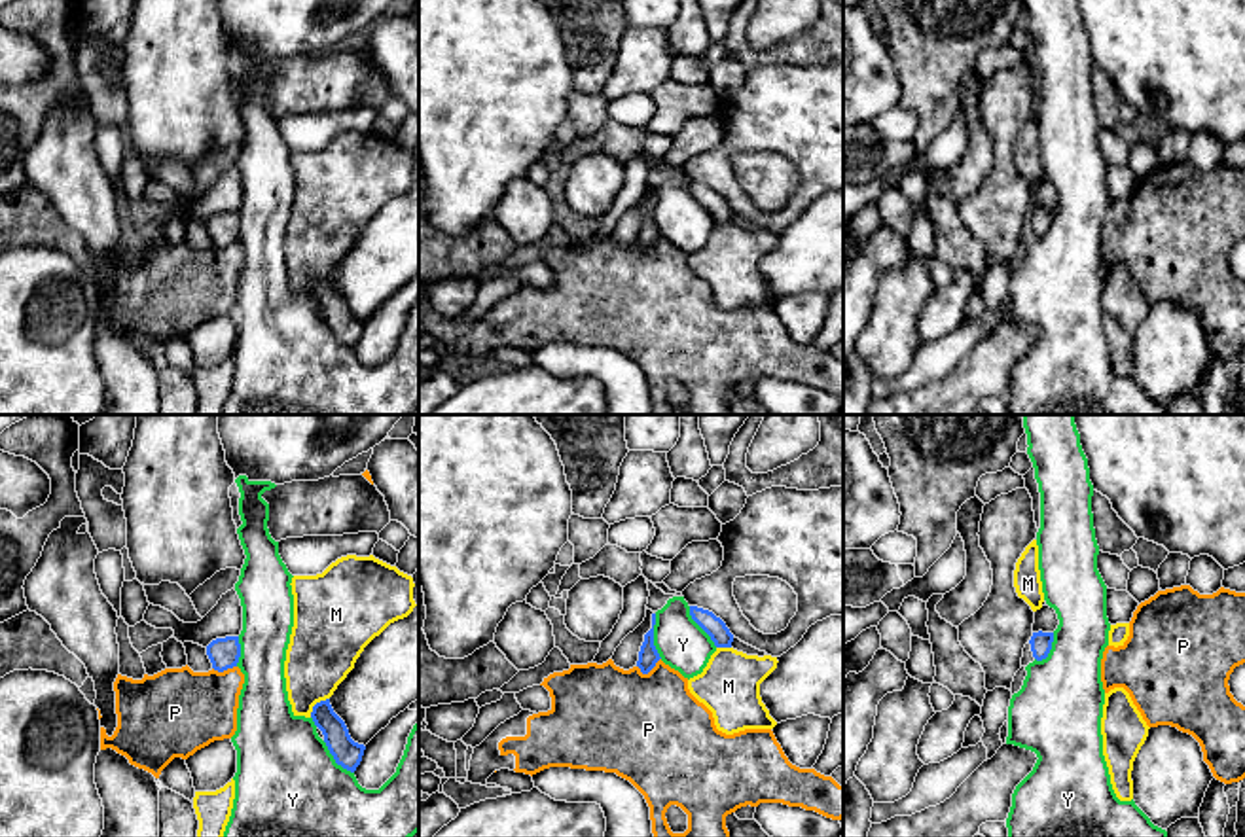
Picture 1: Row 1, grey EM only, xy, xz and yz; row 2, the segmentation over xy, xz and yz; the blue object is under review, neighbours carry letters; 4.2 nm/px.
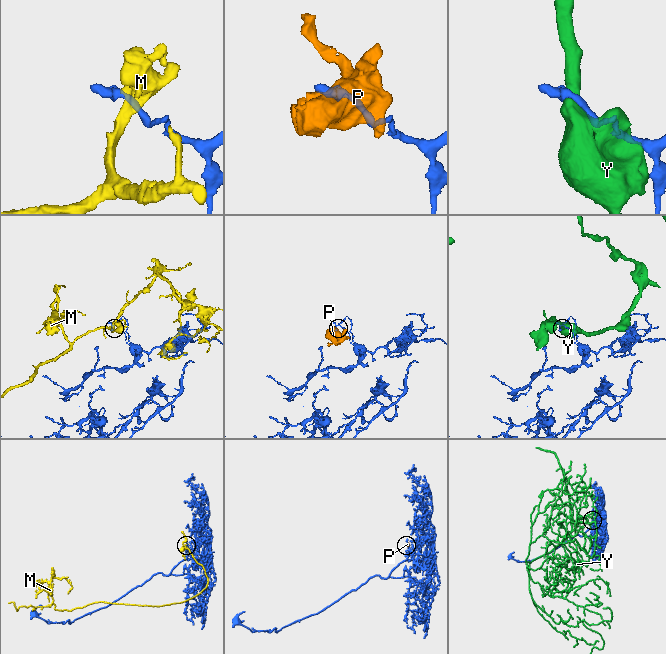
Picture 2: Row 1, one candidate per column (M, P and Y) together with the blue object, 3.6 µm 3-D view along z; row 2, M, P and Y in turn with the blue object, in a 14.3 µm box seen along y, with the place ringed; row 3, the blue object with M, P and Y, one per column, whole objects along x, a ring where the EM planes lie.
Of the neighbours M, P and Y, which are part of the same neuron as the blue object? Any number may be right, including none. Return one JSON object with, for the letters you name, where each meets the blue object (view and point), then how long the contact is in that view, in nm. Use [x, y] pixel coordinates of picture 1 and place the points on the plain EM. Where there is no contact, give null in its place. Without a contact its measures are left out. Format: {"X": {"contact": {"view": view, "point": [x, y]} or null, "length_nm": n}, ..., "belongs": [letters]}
{"belongs": []}

